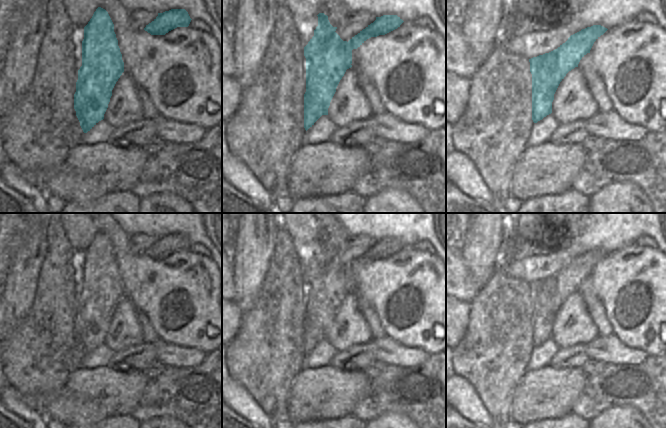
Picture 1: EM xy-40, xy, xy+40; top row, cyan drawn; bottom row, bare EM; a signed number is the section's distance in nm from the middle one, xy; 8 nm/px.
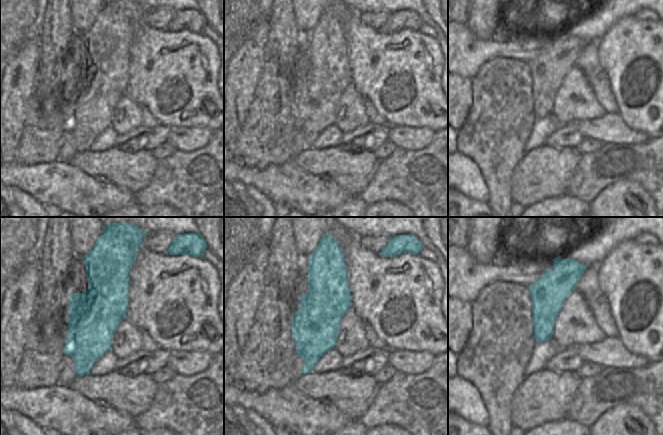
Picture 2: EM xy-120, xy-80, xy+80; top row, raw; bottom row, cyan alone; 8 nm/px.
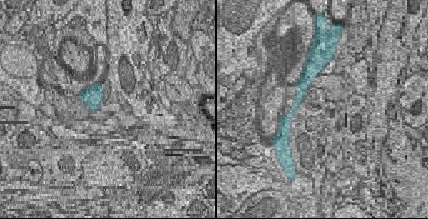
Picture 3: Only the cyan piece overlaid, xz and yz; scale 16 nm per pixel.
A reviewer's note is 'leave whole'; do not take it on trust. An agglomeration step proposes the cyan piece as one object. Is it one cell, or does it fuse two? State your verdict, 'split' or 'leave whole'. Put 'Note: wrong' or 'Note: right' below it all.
split
Note: wrong

